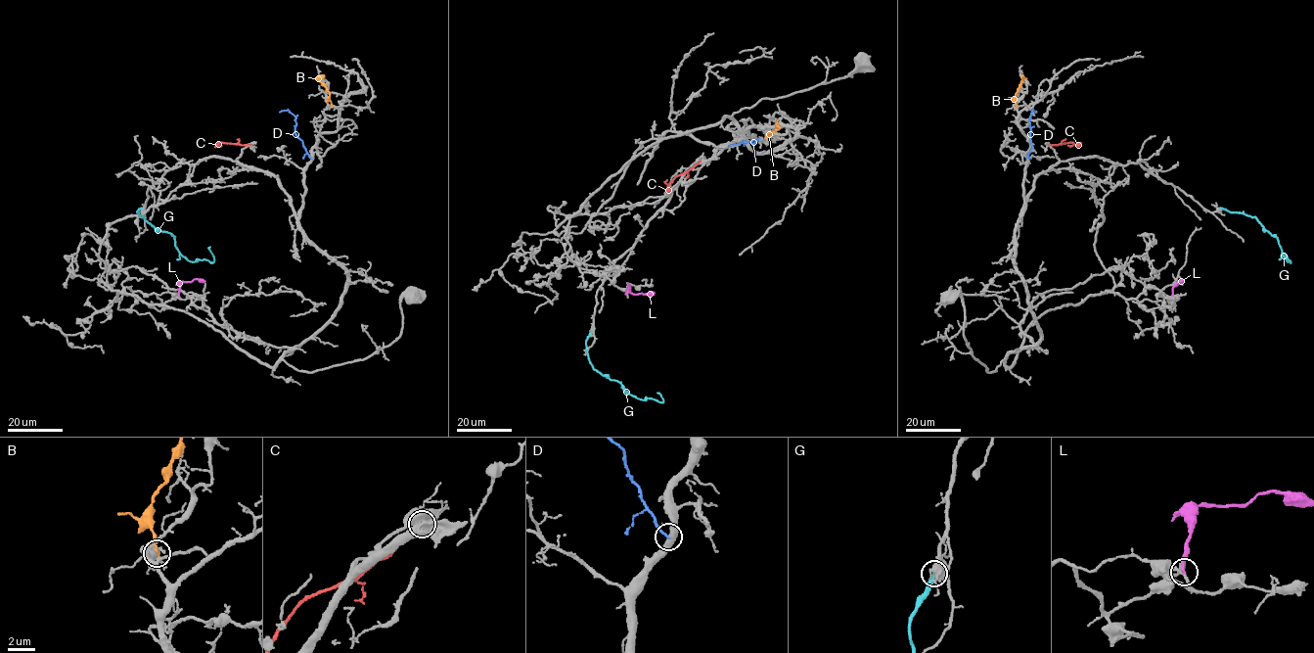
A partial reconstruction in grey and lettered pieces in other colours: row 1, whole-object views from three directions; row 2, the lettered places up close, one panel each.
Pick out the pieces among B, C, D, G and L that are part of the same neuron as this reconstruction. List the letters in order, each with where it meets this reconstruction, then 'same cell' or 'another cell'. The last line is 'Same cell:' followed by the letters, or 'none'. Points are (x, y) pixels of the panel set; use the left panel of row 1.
B: contact (331, 106); another cell
C: contact (250, 145); another cell
D: contact (311, 159); another cell
G: contact (142, 208); same cell
L: contact (178, 295); another cell
Same cell: G

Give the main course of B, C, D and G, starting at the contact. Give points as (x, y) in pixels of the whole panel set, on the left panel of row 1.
B: (331, 106), (330, 93), (318, 80), (324, 75)
C: (250, 145), (217, 143)
D: (311, 159), (294, 131), (294, 116), (288, 110), (279, 112)
G: (141, 208), (137, 211), (174, 237), (175, 248), (190, 261), (212, 262), (209, 247)

